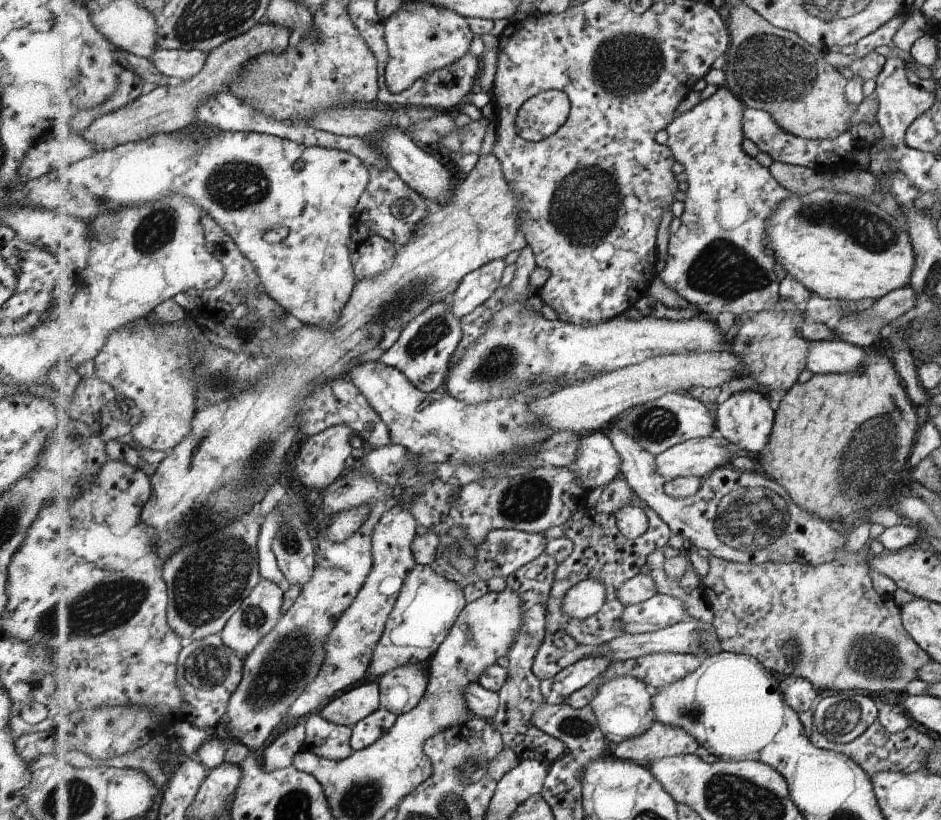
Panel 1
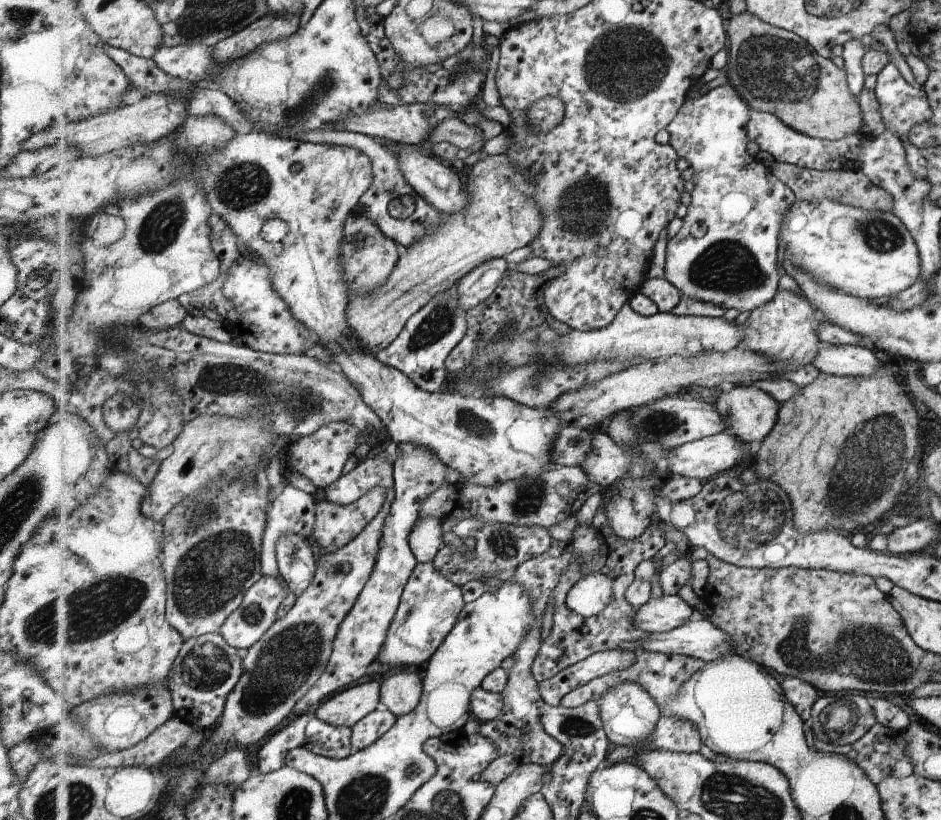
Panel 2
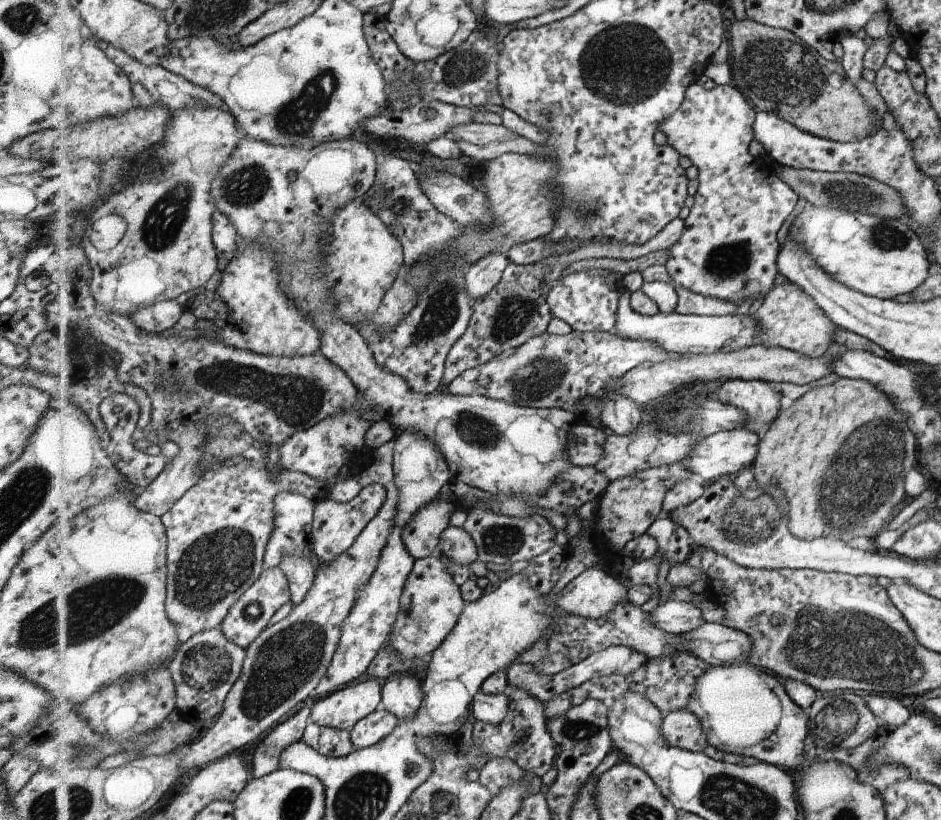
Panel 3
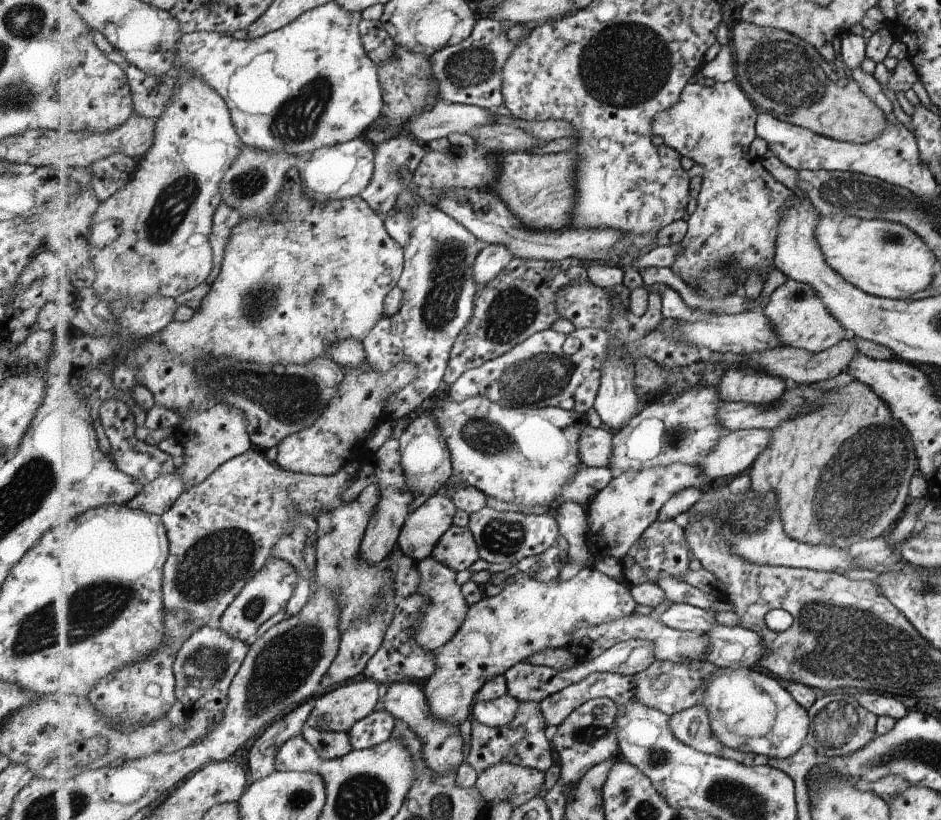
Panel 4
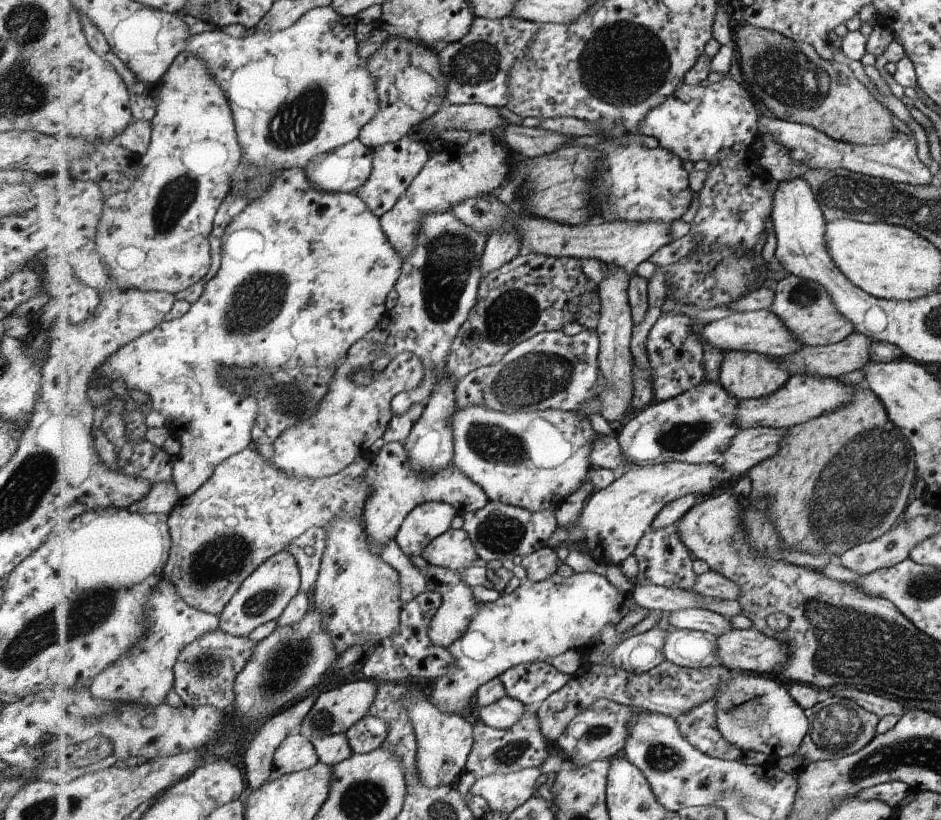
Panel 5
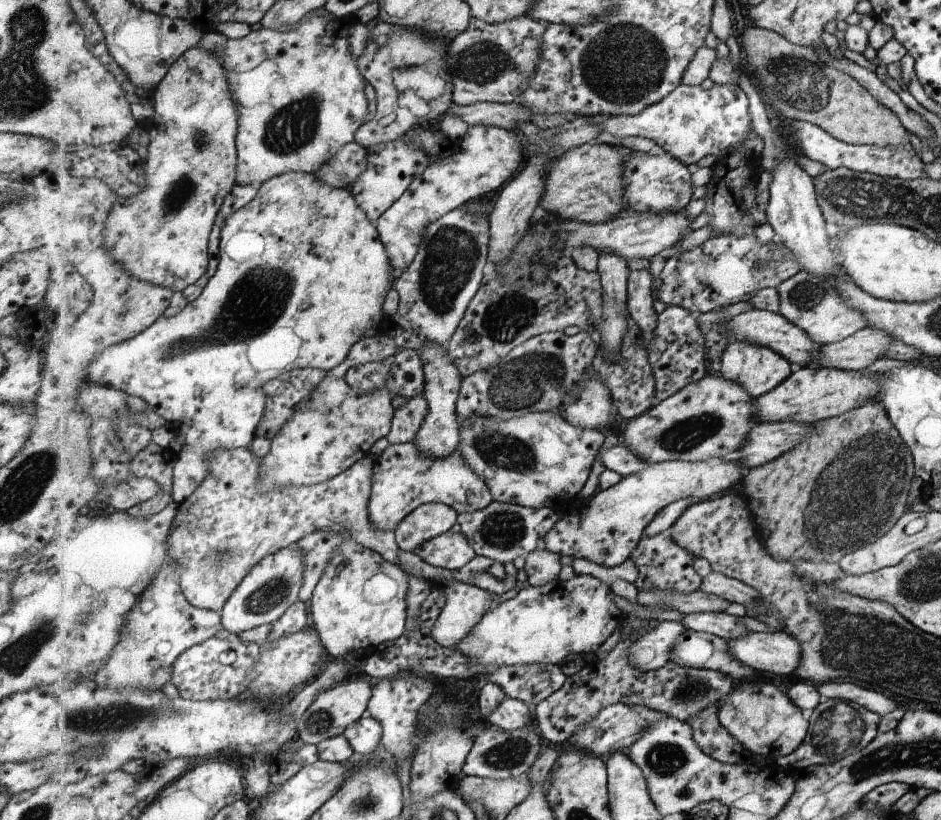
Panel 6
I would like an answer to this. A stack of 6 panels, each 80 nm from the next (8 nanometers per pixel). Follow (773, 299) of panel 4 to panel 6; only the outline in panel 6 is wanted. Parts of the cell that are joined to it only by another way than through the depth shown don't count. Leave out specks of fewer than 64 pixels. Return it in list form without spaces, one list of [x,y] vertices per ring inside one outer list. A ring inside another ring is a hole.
[[[803,270],[790,280],[784,281],[778,290],[781,298],[779,313],[791,320],[795,326],[799,326],[801,330],[805,330],[809,338],[813,338],[822,346],[845,341],[867,327],[865,314],[843,302],[835,276],[817,276],[809,270]]]

